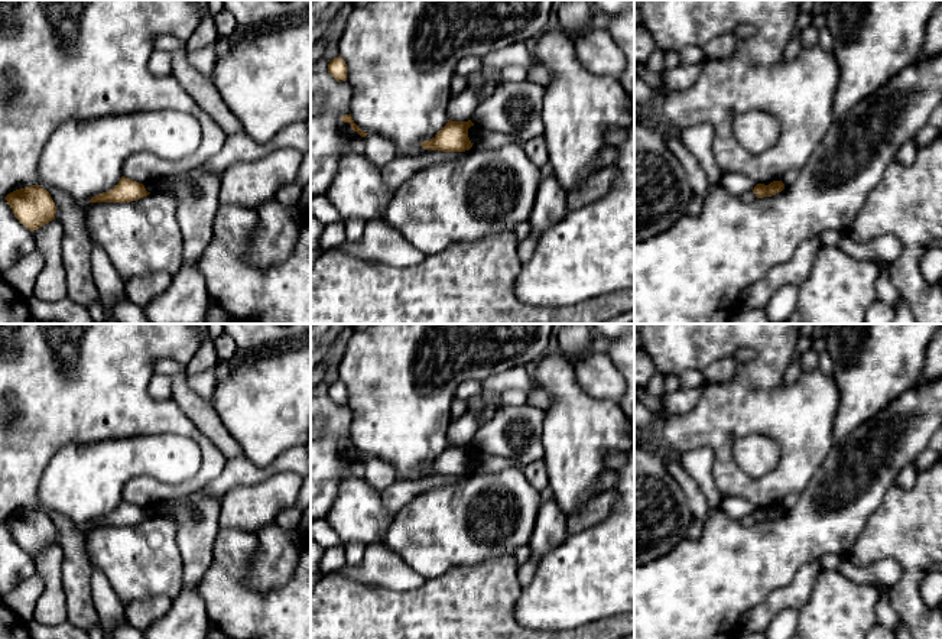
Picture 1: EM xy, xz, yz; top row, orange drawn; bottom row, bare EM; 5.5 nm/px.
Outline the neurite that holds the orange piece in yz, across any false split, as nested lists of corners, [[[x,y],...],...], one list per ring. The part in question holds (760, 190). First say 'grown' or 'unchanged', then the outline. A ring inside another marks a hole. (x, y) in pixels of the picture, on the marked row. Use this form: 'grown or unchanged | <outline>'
unchanged | [[[773,181],[769,185],[757,184],[753,189],[757,198],[772,197],[785,189],[785,184],[782,181]]]

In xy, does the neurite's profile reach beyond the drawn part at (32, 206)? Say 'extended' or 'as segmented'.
as segmented

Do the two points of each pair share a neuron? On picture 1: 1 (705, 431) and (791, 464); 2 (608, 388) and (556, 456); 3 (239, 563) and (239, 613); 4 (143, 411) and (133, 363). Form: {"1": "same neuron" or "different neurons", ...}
{"1": "same neuron", "2": "different neurons", "3": "same neuron", "4": "same neuron"}

